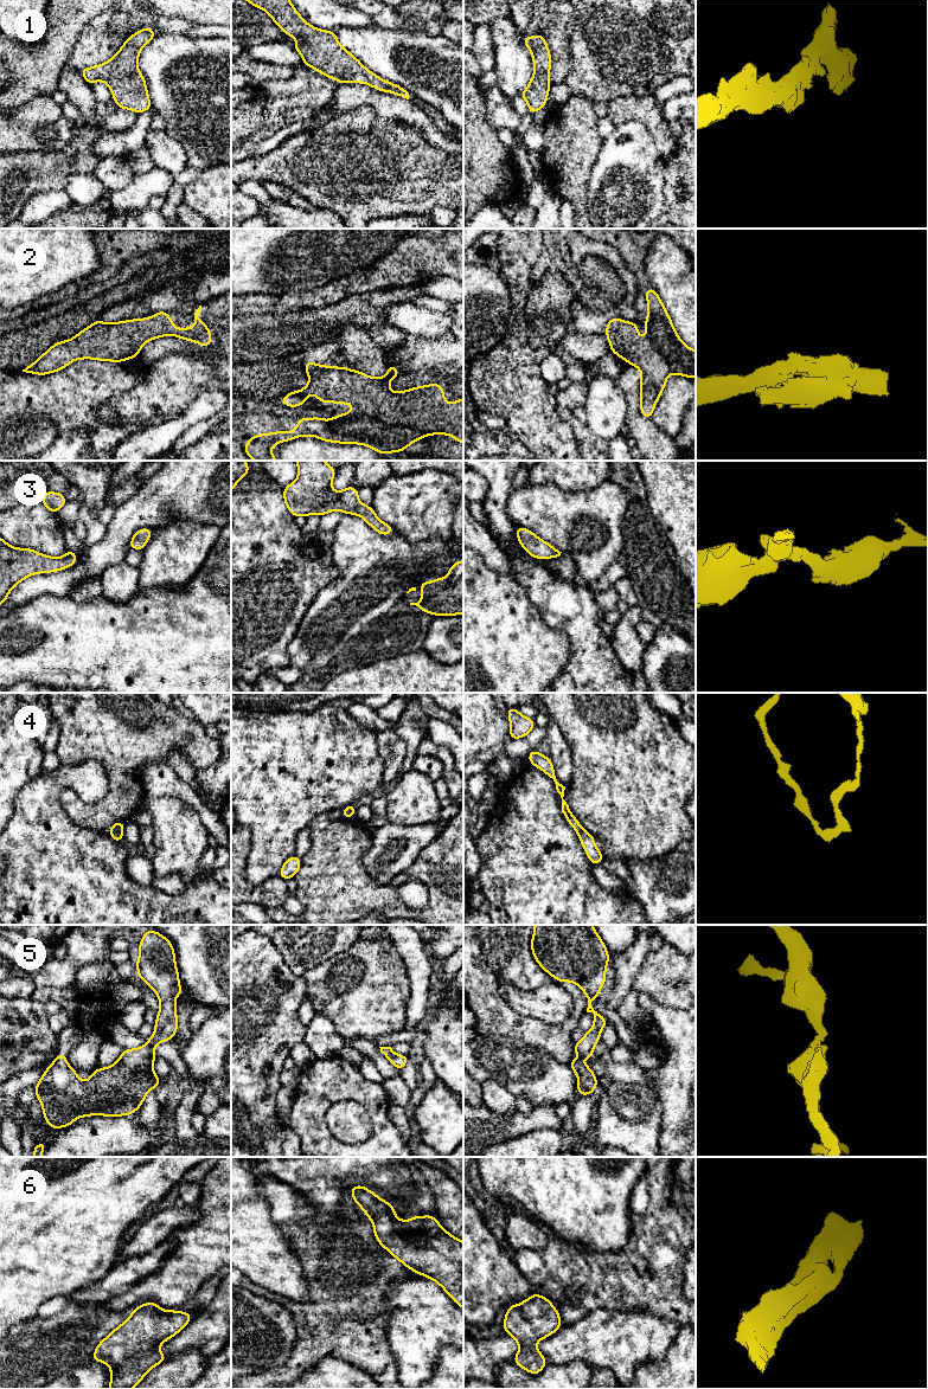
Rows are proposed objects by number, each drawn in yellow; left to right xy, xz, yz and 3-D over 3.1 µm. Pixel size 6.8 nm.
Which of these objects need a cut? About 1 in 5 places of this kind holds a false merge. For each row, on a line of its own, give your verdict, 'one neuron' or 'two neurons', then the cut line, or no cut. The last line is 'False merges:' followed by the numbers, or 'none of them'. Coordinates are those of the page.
1: one neuron; cut none
2: one neuron; cut none
3: one neuron; cut none
4: two neurons; cut xy (110, 831), (121, 834)
5: one neuron; cut none
6: one neuron; cut none
False merges: 4

